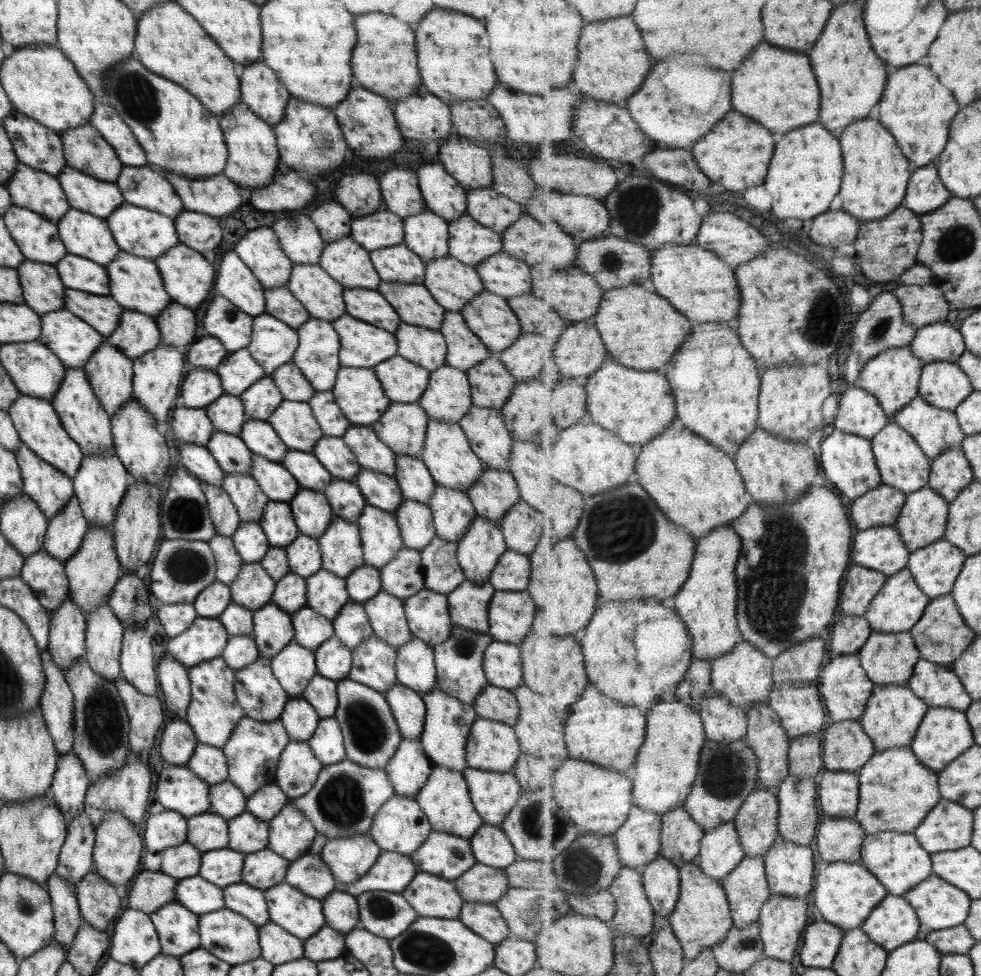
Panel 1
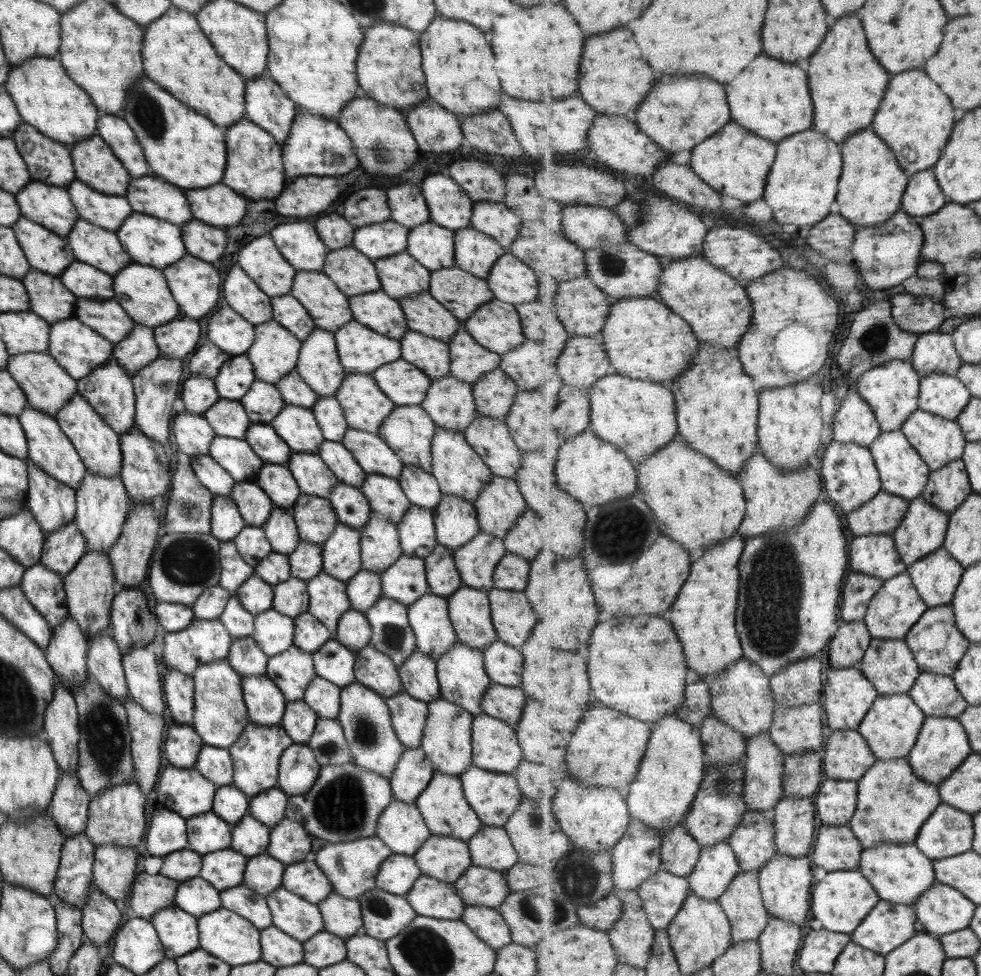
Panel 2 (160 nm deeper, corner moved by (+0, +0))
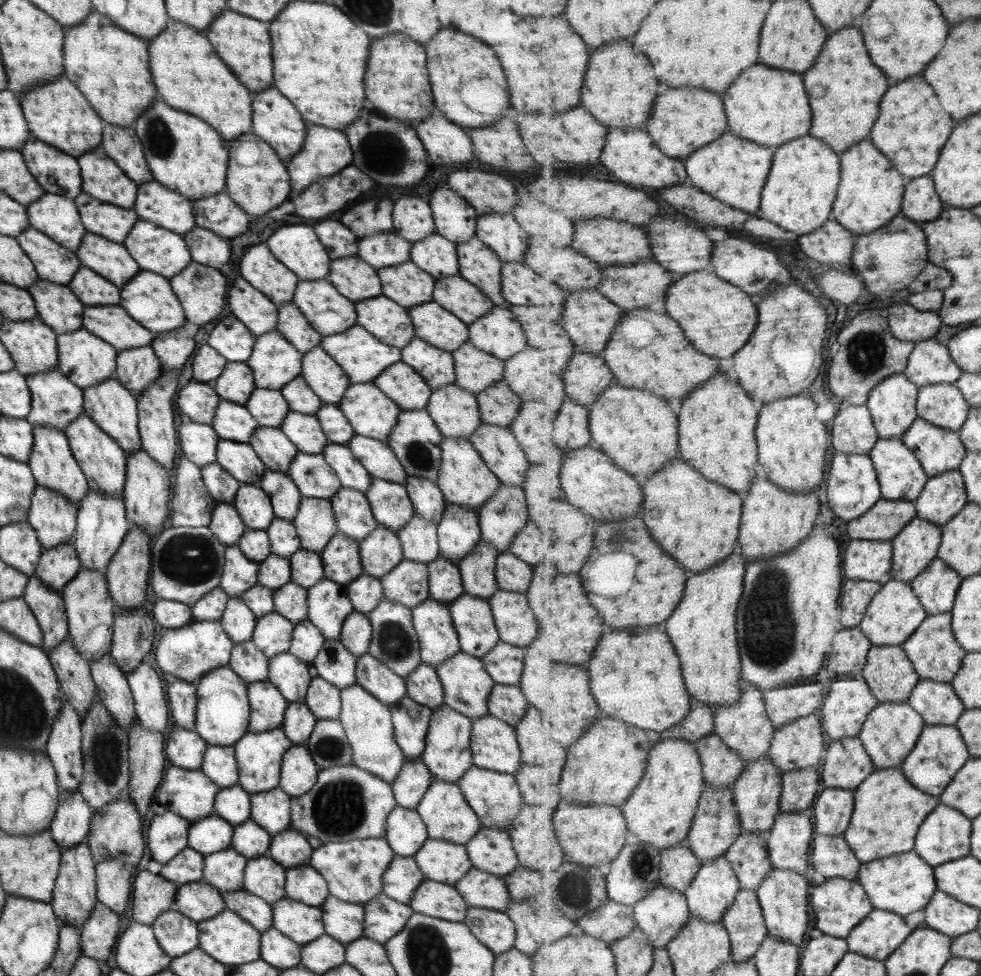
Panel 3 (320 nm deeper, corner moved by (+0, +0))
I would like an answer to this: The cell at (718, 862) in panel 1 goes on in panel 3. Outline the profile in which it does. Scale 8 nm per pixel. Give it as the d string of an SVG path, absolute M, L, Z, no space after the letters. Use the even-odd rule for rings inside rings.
M726 856L702 864L692 885L684 892L688 898L692 915L697 915L709 923L722 923L727 910L733 906L736 896L740 893L740 879Z

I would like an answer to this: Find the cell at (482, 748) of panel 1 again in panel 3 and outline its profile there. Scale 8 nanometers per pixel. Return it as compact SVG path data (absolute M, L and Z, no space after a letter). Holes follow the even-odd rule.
M488 714L472 720L470 728L472 765L514 775L520 767L520 750L511 726Z

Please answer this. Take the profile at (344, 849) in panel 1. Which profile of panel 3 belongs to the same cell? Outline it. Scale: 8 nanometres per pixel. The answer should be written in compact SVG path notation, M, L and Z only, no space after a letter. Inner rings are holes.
M355 839L322 844L312 850L308 865L325 879L329 895L343 902L363 905L382 892L382 874L393 857L384 839Z

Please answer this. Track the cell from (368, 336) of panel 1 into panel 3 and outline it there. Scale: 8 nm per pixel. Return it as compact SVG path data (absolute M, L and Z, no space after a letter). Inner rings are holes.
M358 325L342 331L340 334L323 337L319 345L341 368L349 382L355 384L372 383L373 379L381 374L385 368L401 361L400 349L378 342Z

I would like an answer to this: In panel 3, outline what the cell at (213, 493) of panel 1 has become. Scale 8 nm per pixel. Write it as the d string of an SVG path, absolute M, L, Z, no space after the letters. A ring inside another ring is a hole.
M218 503L213 507L207 527L226 547L235 545L246 529L237 511L227 503Z

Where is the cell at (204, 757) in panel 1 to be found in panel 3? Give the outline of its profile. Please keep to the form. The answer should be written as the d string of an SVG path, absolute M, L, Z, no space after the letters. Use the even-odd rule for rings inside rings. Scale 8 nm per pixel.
M207 745L199 769L219 789L237 785L237 765L232 746Z

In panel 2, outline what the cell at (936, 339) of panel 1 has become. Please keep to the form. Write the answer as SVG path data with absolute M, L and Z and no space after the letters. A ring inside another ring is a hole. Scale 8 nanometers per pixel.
M938 331L919 336L911 362L921 380L929 374L957 376L964 366L964 360L956 349L955 341L953 334Z

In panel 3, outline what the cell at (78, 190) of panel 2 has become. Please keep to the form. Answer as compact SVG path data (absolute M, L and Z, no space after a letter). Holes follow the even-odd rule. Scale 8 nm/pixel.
M79 193L72 201L86 232L108 239L109 242L122 244L138 219L133 209L113 206L88 194Z

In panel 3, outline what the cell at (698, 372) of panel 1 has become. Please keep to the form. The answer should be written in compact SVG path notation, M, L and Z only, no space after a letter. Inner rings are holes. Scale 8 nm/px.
M717 371L717 377L698 386L681 404L677 412L680 419L680 456L688 460L704 477L735 490L745 499L755 479L762 473L759 468L759 447L756 438L761 408L732 372Z

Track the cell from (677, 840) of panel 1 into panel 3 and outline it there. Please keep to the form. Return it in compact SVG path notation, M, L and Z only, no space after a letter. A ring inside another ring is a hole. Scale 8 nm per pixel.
M687 842L660 851L660 884L684 893L692 885L701 868L700 858L689 849Z

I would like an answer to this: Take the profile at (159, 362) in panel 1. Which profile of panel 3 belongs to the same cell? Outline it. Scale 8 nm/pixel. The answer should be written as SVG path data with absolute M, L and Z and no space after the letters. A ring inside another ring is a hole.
M161 371L159 378L155 379L141 394L136 397L137 428L140 448L165 470L173 468L175 461L175 448L177 448L177 434L173 426L173 404L171 398L175 395L179 371Z

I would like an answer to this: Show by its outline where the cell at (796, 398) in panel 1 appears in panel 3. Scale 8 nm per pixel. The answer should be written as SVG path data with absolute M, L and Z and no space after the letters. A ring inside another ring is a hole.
M807 393L760 406L760 417L756 430L759 447L760 472L771 482L792 492L811 492L823 482L827 466L829 430L815 412L817 404Z

